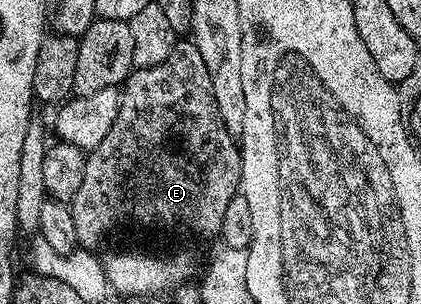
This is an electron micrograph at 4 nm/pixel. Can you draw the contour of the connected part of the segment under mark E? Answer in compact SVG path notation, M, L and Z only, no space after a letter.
M194 41L176 42L174 49L161 61L161 65L152 67L141 67L132 70L127 77L127 82L122 84L120 108L117 109L116 121L113 127L106 133L105 139L96 148L89 151L87 164L85 165L85 177L81 177L81 189L71 198L69 204L73 225L77 225L77 241L80 248L95 249L97 245L106 237L110 231L115 231L118 227L123 227L126 223L140 223L143 227L151 227L154 223L164 223L171 227L174 223L180 223L183 227L188 227L195 235L218 236L221 229L221 220L225 217L225 205L233 201L233 197L240 190L239 170L243 164L241 149L237 144L236 136L226 131L222 123L221 113L218 112L217 102L214 100L213 83L209 79L209 72L205 69L204 59L201 57L201 49L197 49Z

